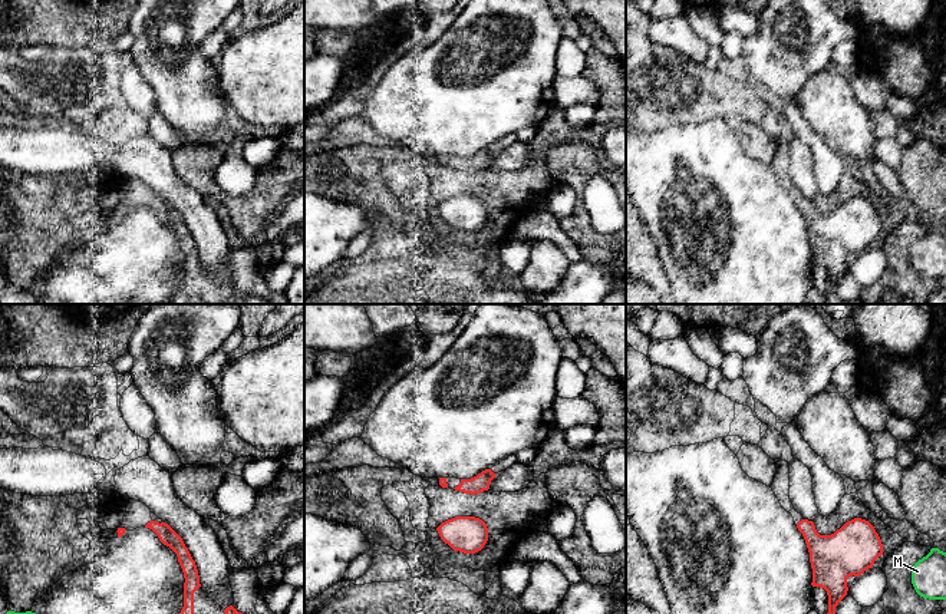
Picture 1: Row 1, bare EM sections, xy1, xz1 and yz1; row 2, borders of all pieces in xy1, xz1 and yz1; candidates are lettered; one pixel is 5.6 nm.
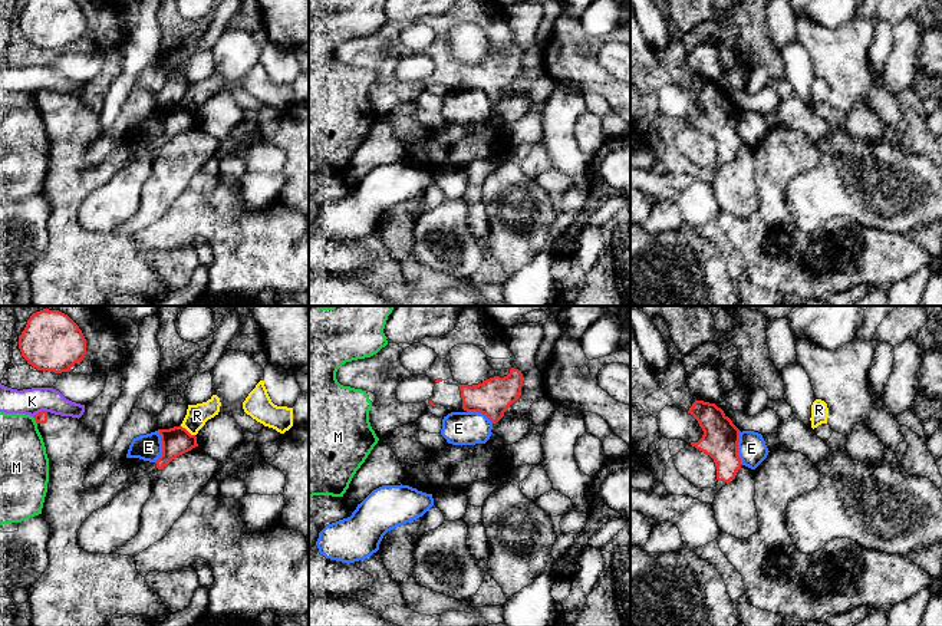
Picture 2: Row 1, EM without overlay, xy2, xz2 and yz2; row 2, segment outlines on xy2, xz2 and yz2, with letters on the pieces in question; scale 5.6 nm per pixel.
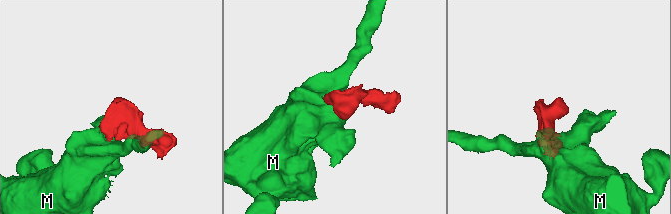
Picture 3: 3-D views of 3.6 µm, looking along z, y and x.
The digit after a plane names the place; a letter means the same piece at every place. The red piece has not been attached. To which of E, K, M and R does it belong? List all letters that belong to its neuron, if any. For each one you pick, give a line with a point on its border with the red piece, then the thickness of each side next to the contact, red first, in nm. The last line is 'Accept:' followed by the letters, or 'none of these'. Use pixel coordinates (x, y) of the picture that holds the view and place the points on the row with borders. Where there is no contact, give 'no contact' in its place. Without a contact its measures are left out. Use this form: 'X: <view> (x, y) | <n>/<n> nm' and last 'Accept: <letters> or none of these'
Accept: none of these

